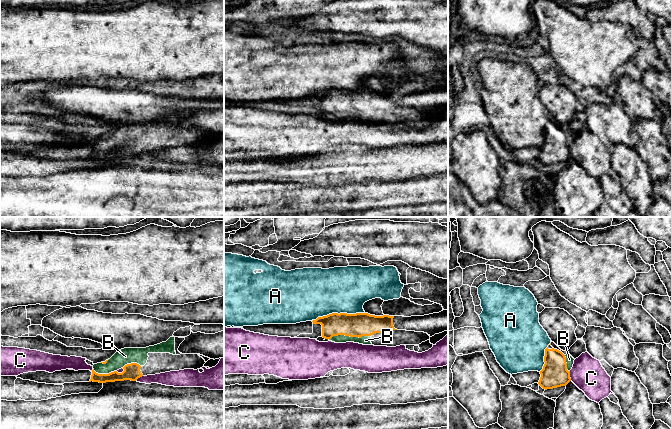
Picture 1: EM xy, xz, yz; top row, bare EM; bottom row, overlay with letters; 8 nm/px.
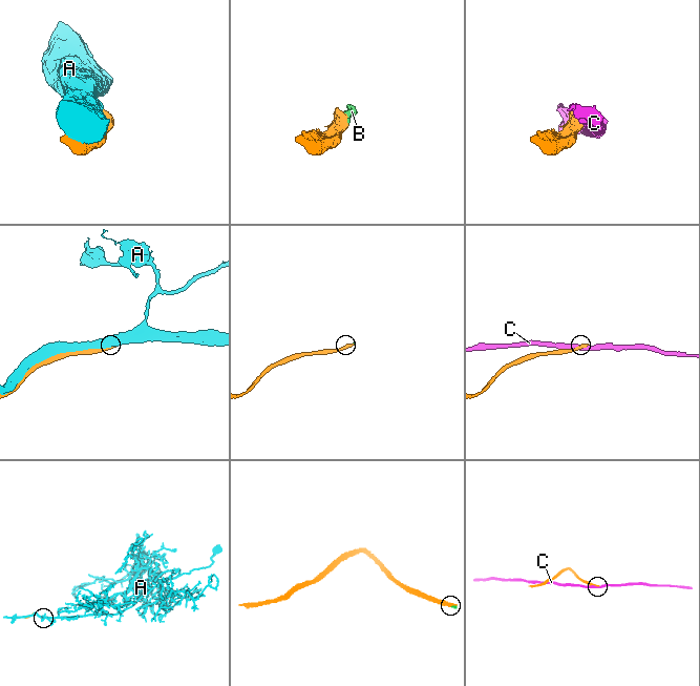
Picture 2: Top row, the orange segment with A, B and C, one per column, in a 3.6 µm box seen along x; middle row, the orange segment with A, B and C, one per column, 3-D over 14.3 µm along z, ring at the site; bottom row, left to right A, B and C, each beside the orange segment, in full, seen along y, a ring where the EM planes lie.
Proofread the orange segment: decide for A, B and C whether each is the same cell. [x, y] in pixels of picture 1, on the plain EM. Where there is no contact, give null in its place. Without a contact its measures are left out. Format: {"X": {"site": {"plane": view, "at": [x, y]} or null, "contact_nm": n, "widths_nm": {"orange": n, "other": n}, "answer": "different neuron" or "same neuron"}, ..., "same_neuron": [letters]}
{"A": {"site": {"plane": "xz", "at": [337, 89]}, "contact_nm": 420, "widths_nm": {"orange": 190, "other": 400}, "answer": "different neuron"}, "B": {"site": {"plane": "xz", "at": [349, 111]}, "contact_nm": 340, "widths_nm": {"orange": 190, "other": 80}, "answer": "same neuron"}, "C": {"site": {"plane": "yz", "at": [569, 152]}, "contact_nm": 80, "widths_nm": {"orange": 220, "other": 260}, "answer": "different neuron"}, "same_neuron": ["B"]}

